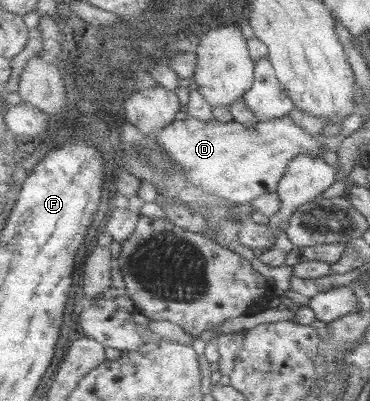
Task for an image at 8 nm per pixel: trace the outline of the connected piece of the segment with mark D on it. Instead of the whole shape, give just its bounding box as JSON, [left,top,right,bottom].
[157,116,325,204]

